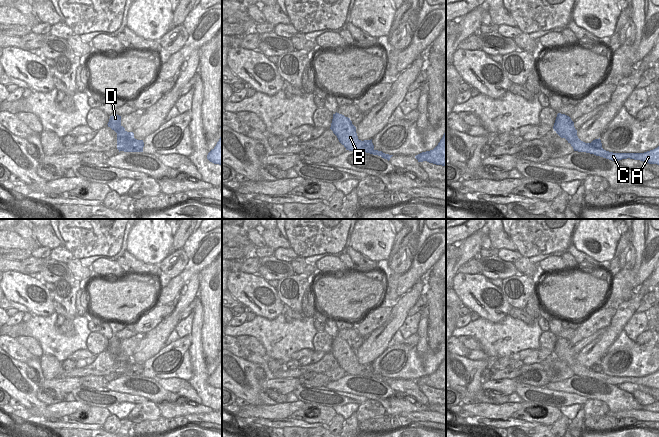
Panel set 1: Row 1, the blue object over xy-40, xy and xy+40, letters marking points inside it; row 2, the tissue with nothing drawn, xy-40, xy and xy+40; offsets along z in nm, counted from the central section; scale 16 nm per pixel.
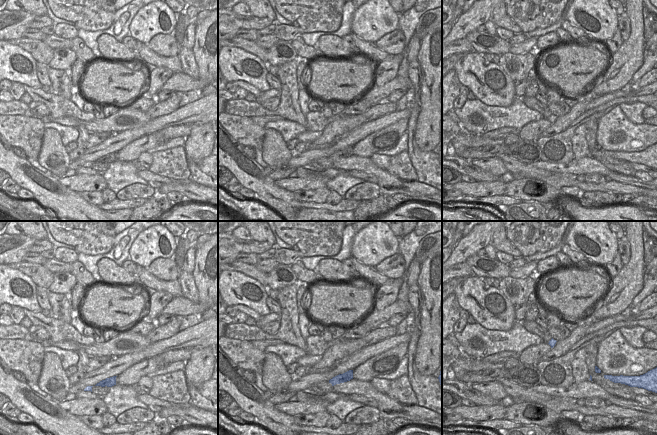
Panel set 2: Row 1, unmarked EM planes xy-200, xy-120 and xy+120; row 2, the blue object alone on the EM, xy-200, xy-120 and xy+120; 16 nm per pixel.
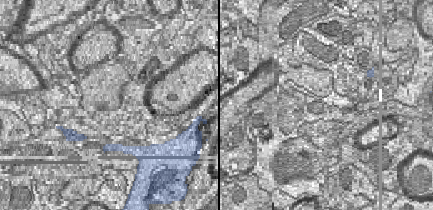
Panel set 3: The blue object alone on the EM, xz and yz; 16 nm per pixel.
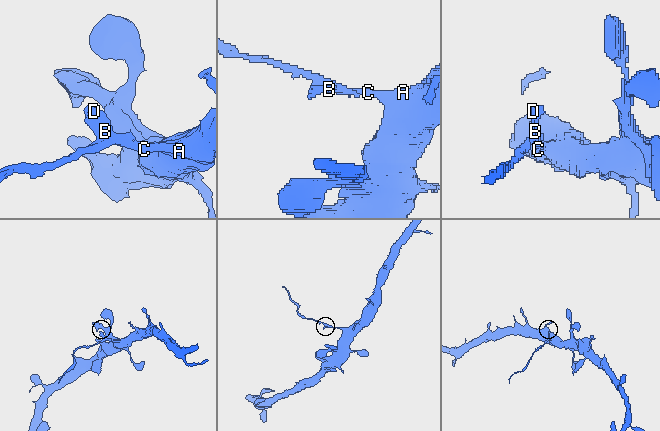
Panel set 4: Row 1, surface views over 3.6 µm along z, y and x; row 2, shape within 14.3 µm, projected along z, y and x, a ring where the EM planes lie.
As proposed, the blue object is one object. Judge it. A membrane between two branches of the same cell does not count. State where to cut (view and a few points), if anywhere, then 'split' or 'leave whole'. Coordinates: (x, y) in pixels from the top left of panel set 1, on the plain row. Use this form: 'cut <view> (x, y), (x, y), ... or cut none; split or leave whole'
cut xy+40 (608, 375), (605, 381); split

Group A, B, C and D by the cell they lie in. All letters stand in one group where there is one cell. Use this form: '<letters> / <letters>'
A C / B D

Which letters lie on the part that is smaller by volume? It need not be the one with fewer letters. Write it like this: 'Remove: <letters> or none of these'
Remove: B, D

